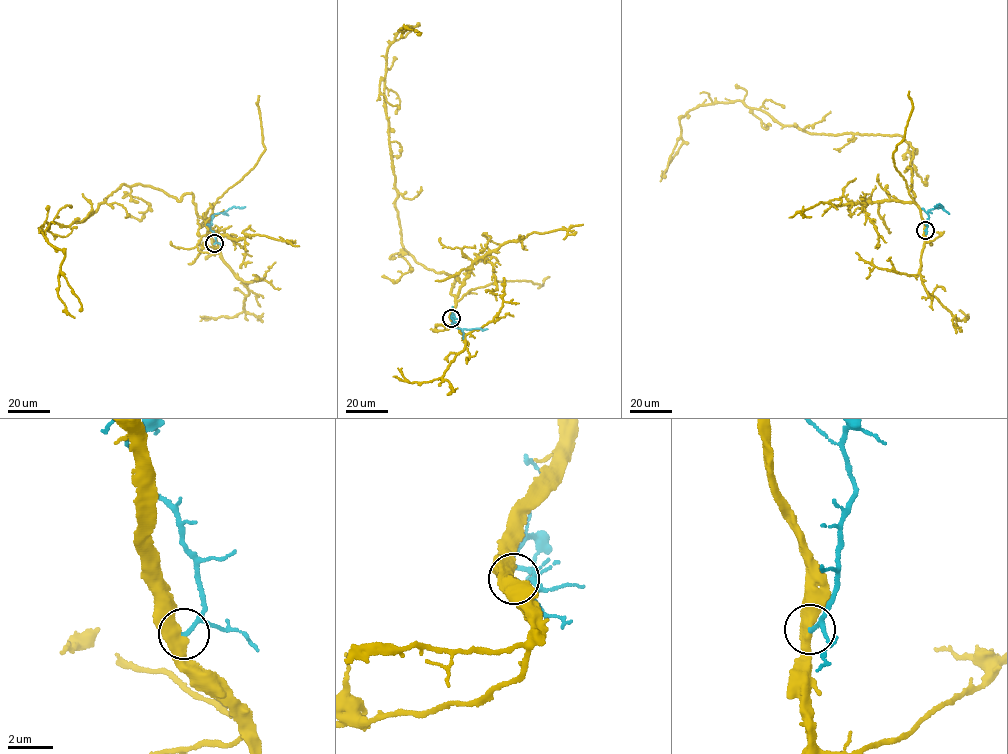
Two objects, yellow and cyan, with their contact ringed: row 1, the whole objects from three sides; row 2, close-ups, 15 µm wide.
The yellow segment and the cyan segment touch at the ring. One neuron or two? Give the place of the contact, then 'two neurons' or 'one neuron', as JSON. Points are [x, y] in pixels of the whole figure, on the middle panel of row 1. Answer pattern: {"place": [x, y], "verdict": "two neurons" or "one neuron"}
{"place": [451, 318], "verdict": "one neuron"}

